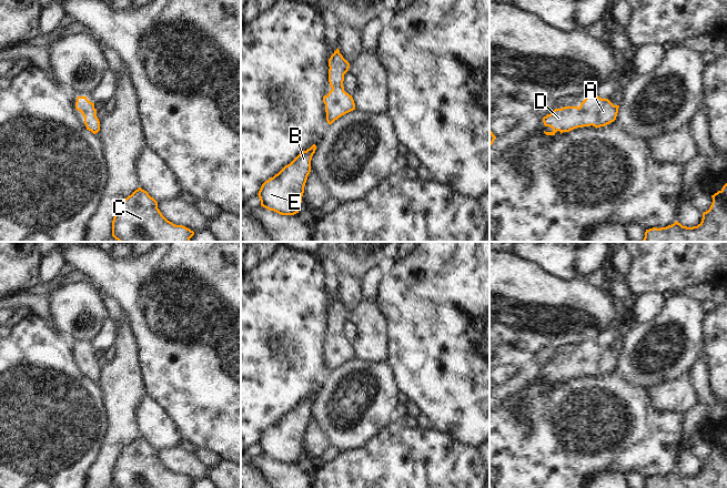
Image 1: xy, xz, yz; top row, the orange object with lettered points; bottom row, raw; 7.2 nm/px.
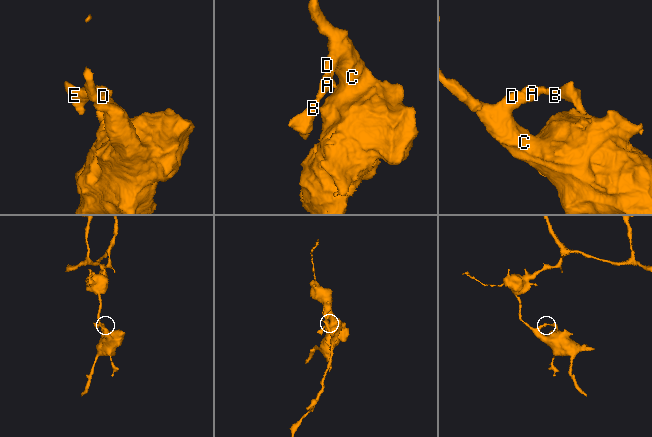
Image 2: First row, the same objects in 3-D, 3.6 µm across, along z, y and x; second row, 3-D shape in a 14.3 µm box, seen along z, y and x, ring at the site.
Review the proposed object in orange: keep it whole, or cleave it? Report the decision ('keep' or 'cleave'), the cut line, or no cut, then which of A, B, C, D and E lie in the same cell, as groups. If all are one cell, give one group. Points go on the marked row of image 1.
keep | no cut | A B C D E

